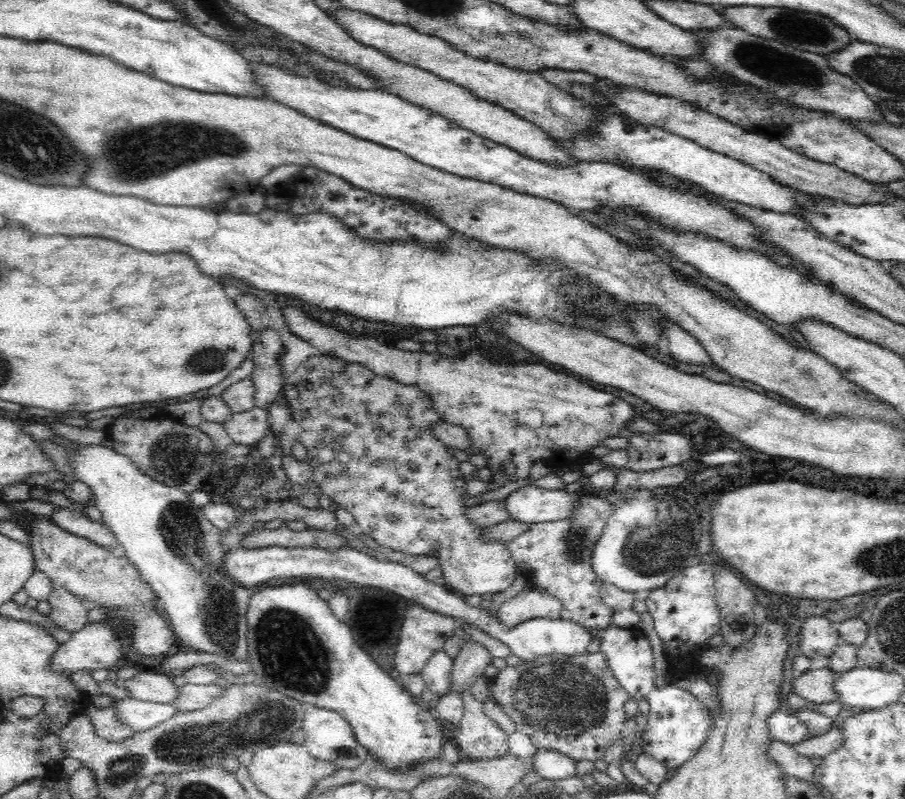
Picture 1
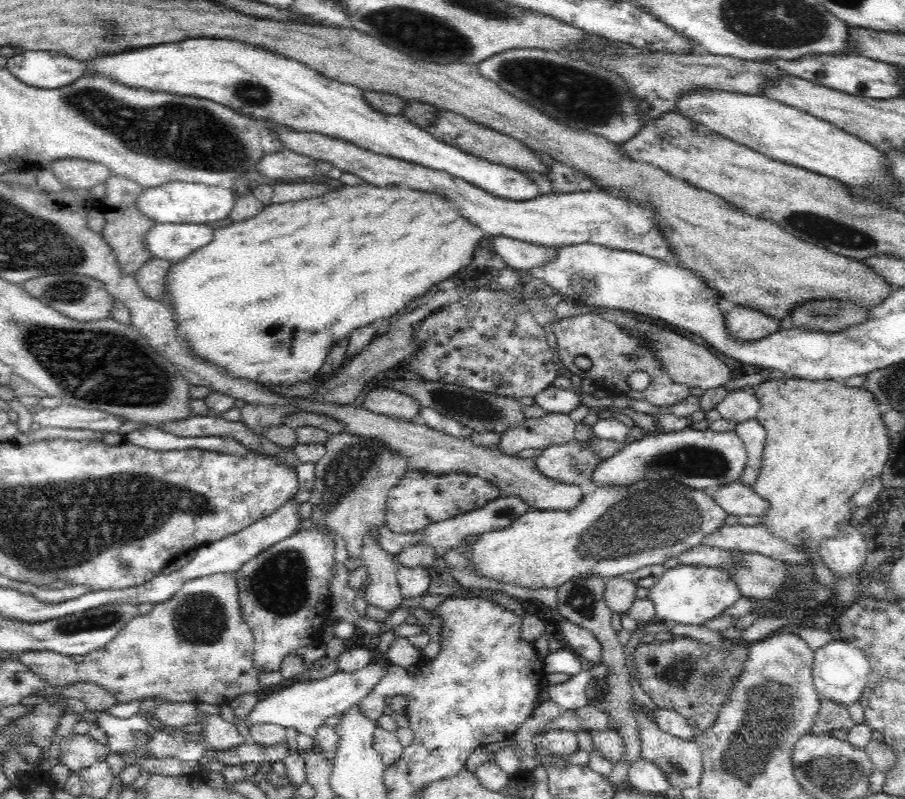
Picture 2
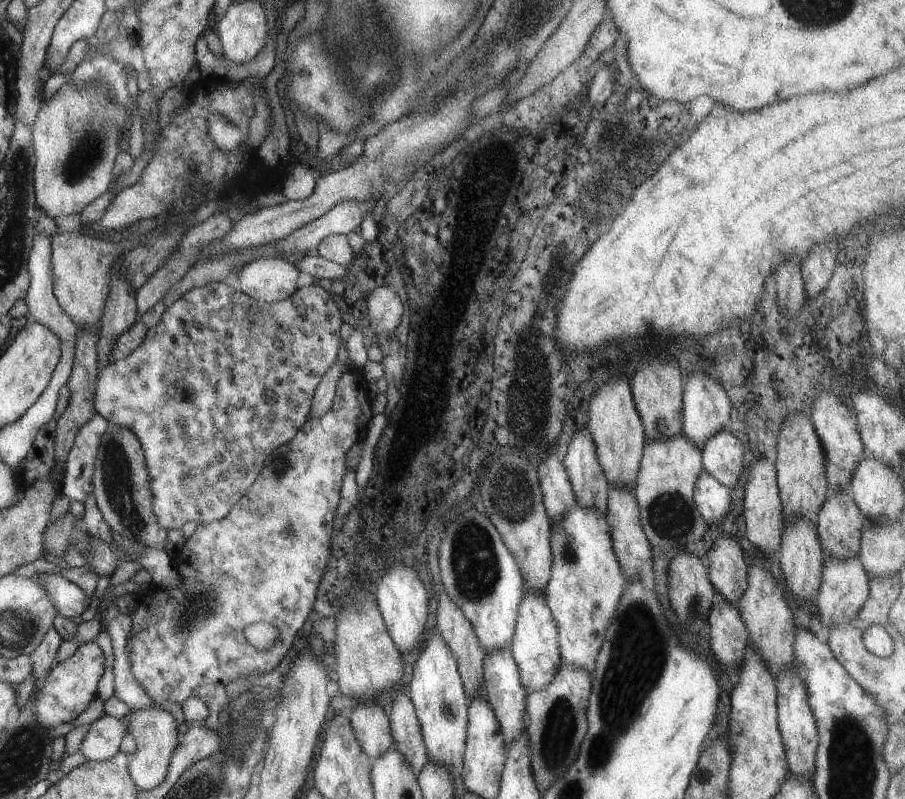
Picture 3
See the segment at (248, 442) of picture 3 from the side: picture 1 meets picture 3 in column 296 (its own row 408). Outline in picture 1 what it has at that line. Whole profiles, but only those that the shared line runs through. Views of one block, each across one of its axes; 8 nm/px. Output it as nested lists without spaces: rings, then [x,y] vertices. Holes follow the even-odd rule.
[[[320,354],[307,358],[288,378],[283,380],[281,394],[284,396],[288,407],[290,407],[293,421],[298,422],[302,429],[300,430],[299,442],[307,452],[304,461],[312,468],[313,480],[318,484],[319,492],[322,492],[336,505],[352,514],[354,521],[356,521],[355,528],[362,535],[366,535],[380,546],[390,550],[394,549],[396,552],[402,551],[412,556],[435,556],[439,558],[439,566],[444,571],[442,583],[455,593],[465,594],[465,596],[483,595],[489,597],[511,586],[517,576],[517,566],[512,561],[510,553],[504,549],[504,543],[482,541],[480,539],[480,529],[474,527],[466,517],[467,507],[462,504],[462,496],[466,494],[464,485],[468,477],[460,475],[458,460],[452,458],[452,455],[448,454],[445,445],[433,436],[432,426],[441,418],[434,411],[434,407],[430,405],[426,393],[422,393],[418,387],[402,386],[396,383],[394,379],[378,377],[378,375],[374,375],[372,371],[358,363],[346,363],[340,358]]]

